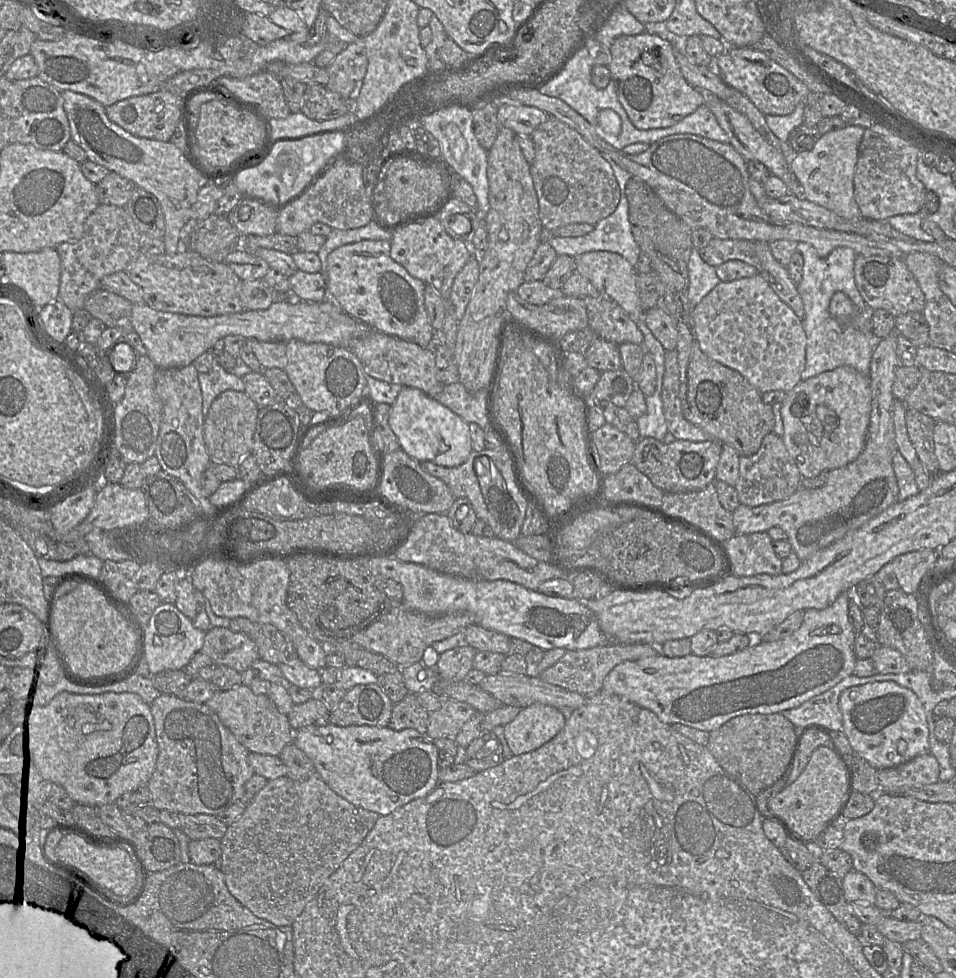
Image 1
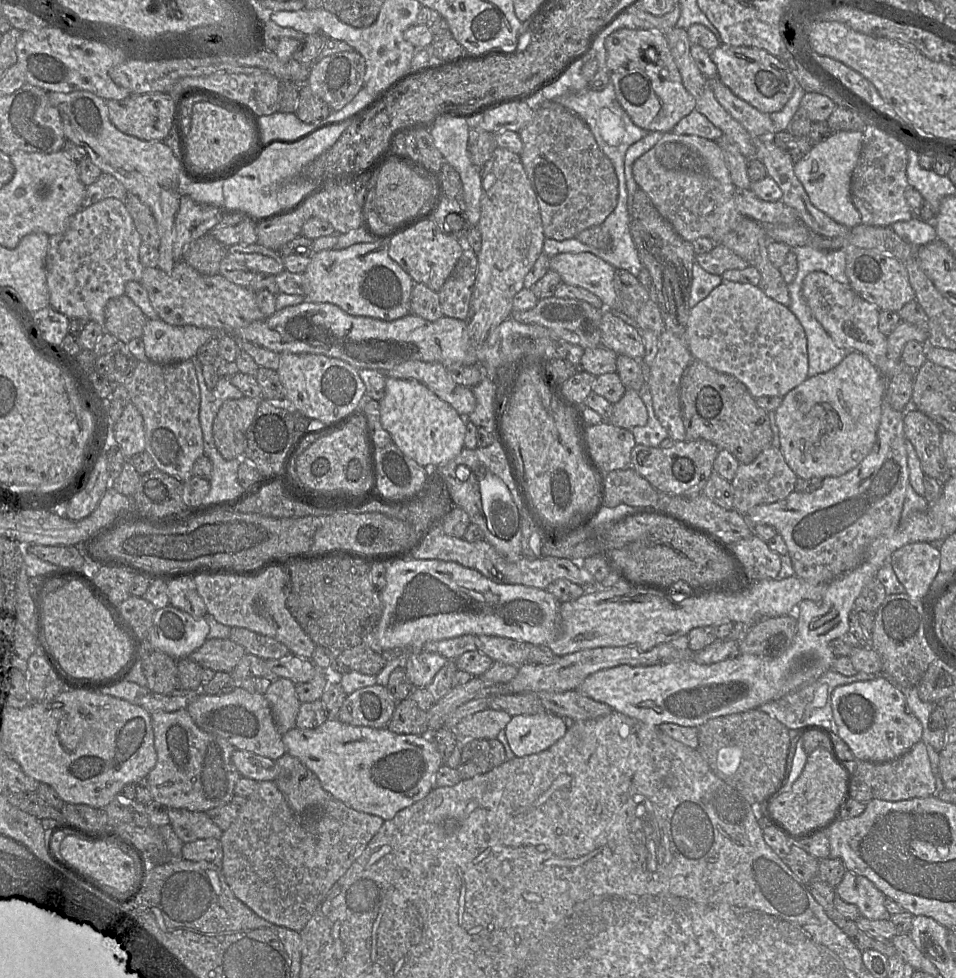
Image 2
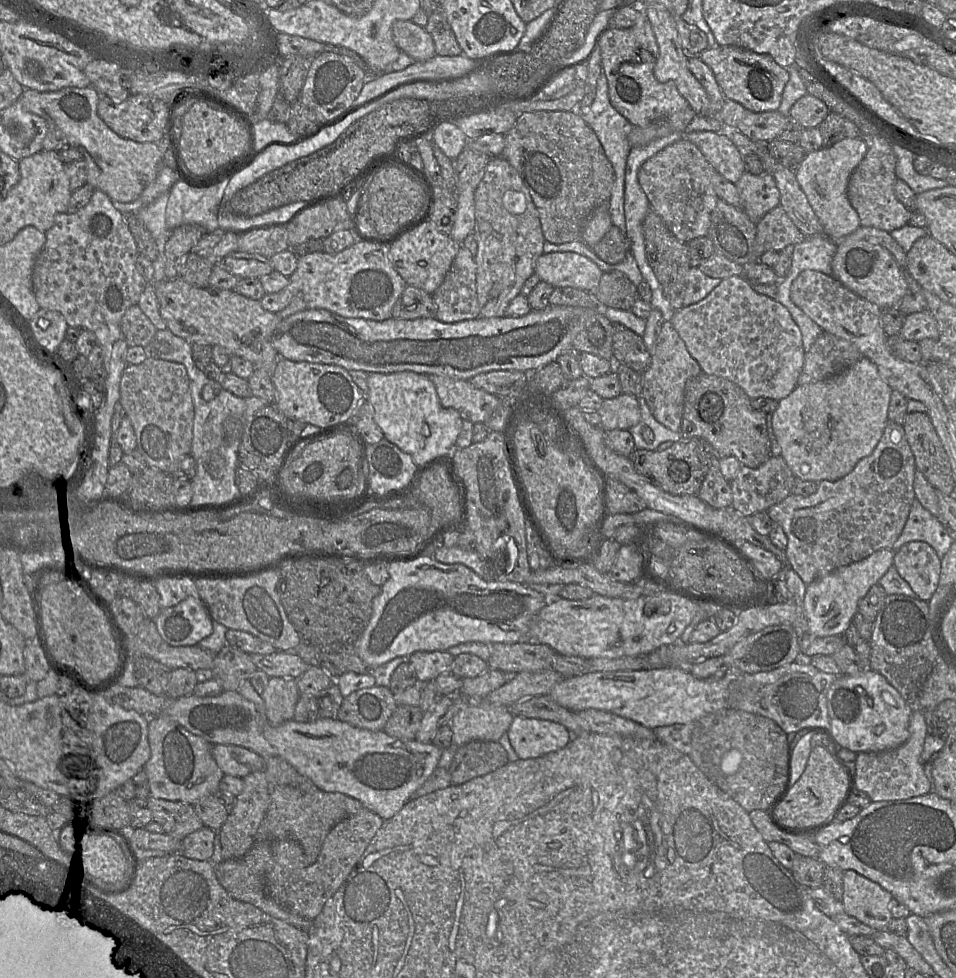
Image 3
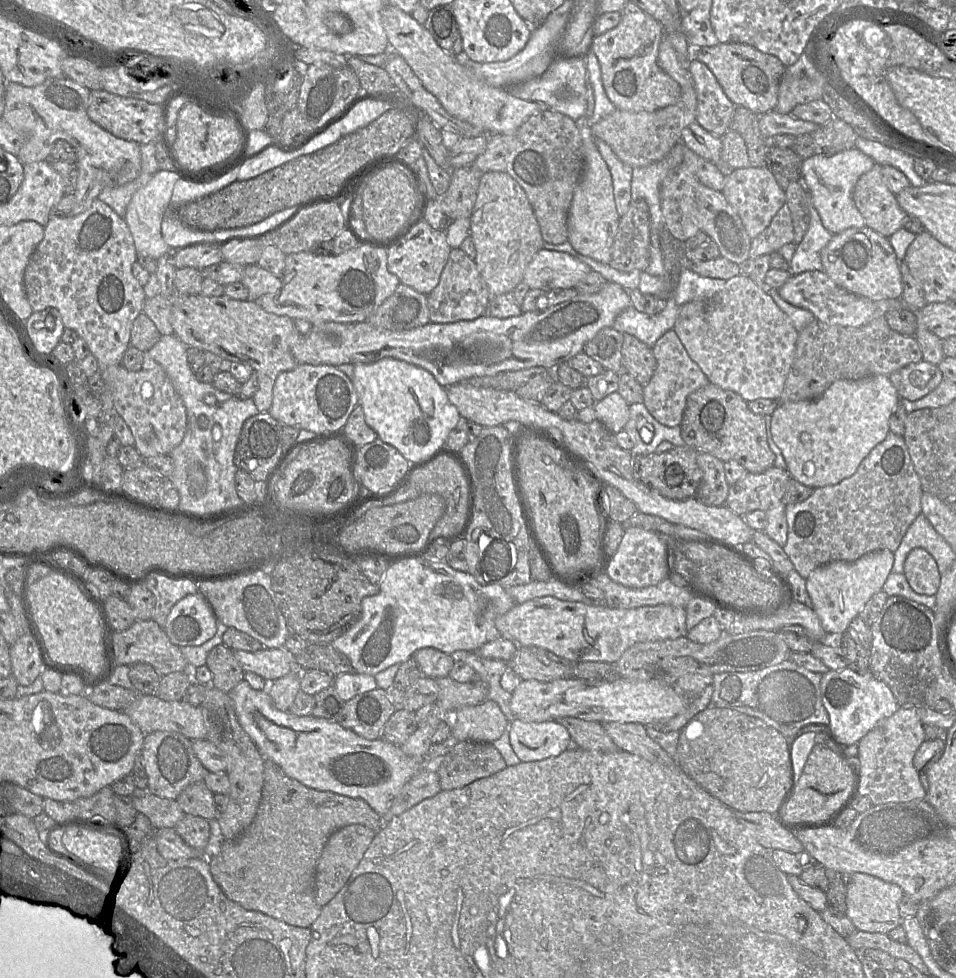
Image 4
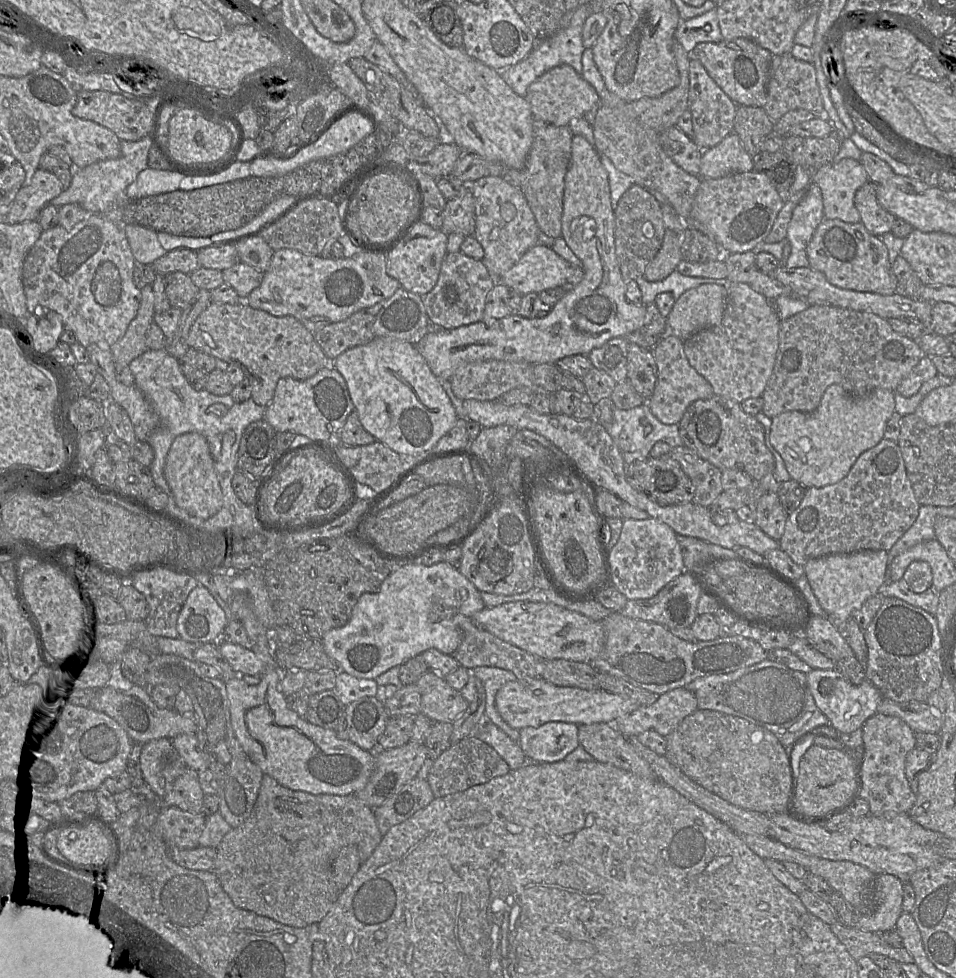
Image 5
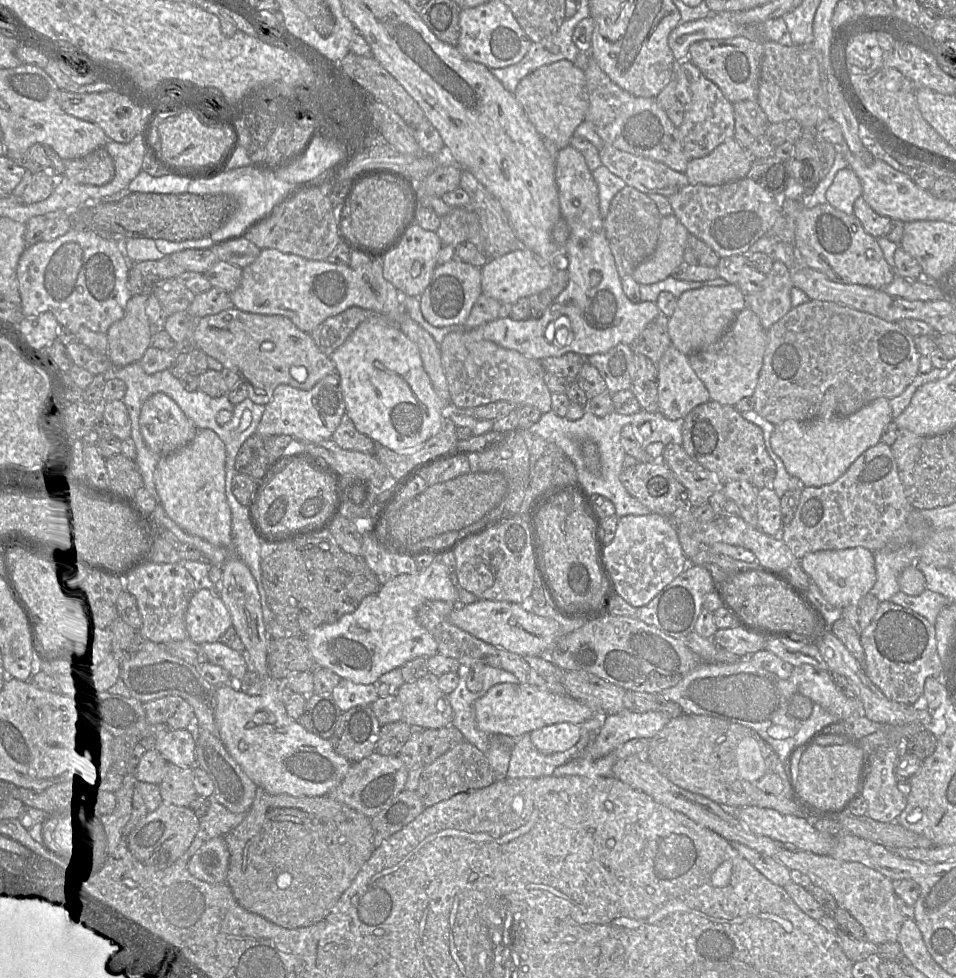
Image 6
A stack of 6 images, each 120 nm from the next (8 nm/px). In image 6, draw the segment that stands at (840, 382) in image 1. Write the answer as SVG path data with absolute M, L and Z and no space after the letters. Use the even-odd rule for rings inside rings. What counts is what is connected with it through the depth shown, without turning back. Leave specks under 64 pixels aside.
M827 390L815 418L805 421L787 419L775 425L770 436L771 449L783 462L787 473L801 481L802 487L821 487L831 484L840 478L862 453L880 442L883 430L892 421L889 400L878 398L852 415L839 416L836 414L834 392Z

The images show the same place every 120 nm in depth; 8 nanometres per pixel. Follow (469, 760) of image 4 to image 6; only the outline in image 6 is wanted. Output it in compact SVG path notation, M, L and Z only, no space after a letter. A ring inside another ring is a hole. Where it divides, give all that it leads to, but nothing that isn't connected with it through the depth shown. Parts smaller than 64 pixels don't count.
M464 740L438 757L433 763L424 766L416 792L423 805L430 807L458 793L484 788L495 781L492 767L485 753Z

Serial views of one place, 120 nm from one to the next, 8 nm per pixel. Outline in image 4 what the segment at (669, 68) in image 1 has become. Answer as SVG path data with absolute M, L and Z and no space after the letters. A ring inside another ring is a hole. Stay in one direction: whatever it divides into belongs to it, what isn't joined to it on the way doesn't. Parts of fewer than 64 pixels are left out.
M632 2L622 10L622 20L613 29L595 36L592 51L597 56L604 89L617 109L655 111L675 104L681 96L680 85L657 64L663 26Z

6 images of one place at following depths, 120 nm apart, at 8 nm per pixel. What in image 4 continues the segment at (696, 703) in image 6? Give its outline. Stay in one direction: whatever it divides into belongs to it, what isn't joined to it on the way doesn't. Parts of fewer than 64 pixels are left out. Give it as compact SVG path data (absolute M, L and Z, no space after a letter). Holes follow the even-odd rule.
M790 659L763 669L714 674L710 706L736 710L763 720L786 738L808 724L829 725L829 715L821 698L821 673L812 672Z

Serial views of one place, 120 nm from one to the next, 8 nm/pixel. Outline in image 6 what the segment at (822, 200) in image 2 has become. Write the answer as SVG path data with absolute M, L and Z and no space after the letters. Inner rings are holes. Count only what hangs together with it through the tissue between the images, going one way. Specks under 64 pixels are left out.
M846 167L837 172L826 192L827 202L847 215L854 215L853 205L862 196L862 184L856 173Z

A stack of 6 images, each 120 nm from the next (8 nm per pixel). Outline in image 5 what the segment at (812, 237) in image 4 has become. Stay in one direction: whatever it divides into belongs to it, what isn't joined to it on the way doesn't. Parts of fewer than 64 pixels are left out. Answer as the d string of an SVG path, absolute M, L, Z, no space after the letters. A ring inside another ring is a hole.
M810 183L806 195L794 209L788 226L786 239L790 243L791 253L786 267L809 267L807 246L823 219L822 192L818 185Z

